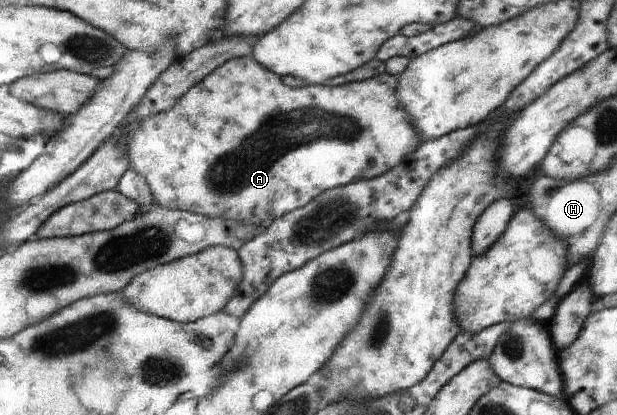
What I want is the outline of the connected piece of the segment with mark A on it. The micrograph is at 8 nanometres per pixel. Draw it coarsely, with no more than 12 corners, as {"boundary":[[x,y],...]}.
{"boundary":[[223,62],[129,124],[156,205],[268,225],[423,142],[388,73]]}

